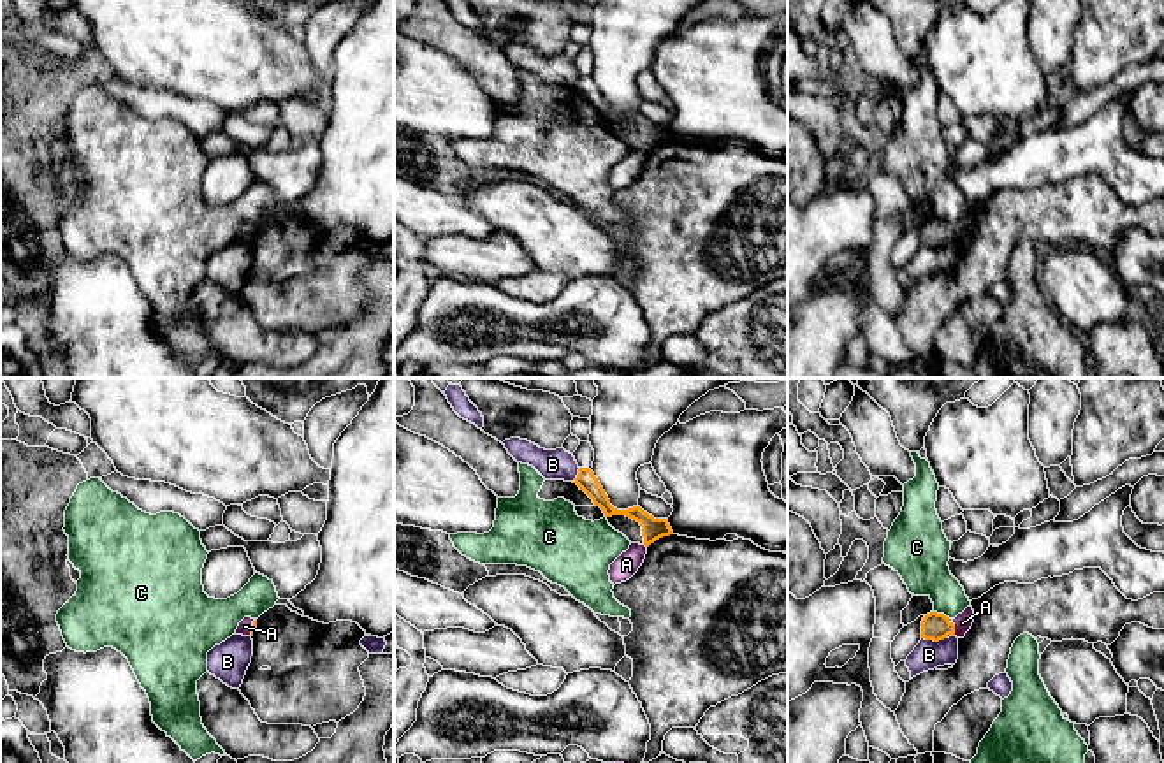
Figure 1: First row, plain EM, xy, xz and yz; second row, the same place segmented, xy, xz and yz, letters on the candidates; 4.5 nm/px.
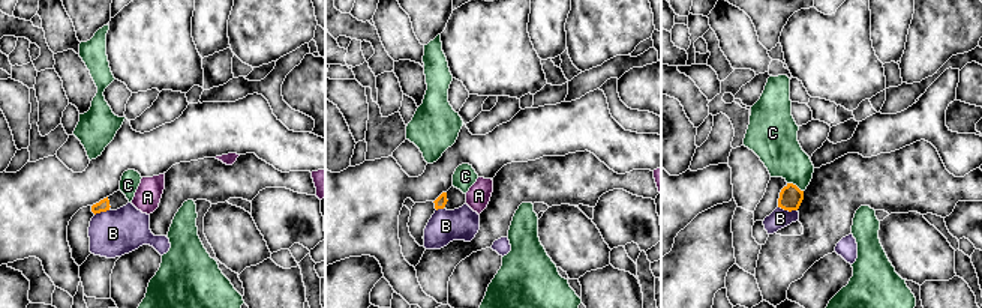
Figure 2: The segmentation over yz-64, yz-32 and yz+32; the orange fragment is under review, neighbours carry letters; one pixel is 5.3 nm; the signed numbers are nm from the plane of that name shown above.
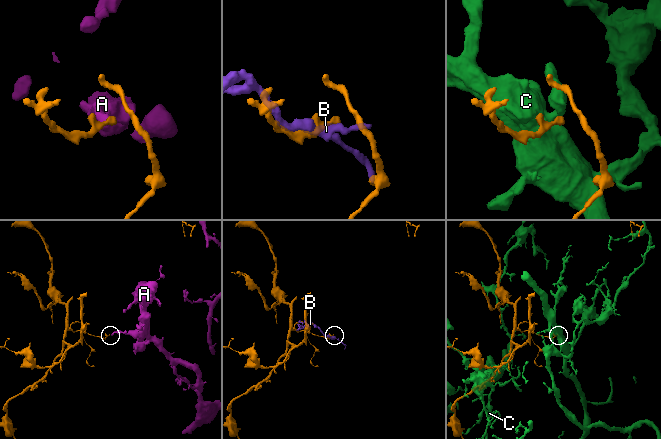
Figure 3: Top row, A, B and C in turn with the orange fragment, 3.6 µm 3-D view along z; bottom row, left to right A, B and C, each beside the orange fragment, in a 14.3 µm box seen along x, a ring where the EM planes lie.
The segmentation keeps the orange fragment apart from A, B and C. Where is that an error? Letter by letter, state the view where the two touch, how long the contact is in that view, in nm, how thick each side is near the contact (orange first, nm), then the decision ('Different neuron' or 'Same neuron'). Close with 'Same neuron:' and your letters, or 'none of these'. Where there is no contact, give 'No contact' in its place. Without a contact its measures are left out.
A: Touches orange in yz. Shared border 70 nm. Thickness 130 nm (orange) against 80 nm. Different neuron
B: Touches orange in yz. Shared border 110 nm. Thickness 130 nm (orange) against 140 nm. Different neuron
C: Touches orange in yz. Shared border 90 nm. Thickness 130 nm (orange) against 220 nm. Different neuron
Same neuron: none of these

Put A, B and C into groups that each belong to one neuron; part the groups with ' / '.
A / B / C

